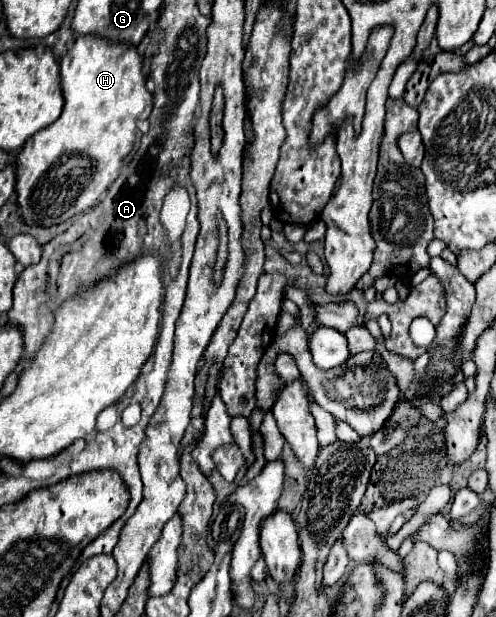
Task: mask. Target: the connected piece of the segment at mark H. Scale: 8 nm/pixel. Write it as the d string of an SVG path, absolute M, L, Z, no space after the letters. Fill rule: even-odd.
M76 38L74 46L68 50L68 54L60 60L60 78L62 78L62 92L64 92L64 110L60 118L36 132L32 138L28 138L26 148L16 156L16 202L22 210L22 220L28 226L54 226L62 224L68 218L82 214L90 206L96 204L96 200L108 190L108 186L118 178L120 168L126 164L128 156L134 150L136 134L138 134L138 122L146 120L152 112L152 94L146 90L146 78L142 74L142 58L136 52L134 46L104 46L104 42L96 42L96 38ZM80 152L90 156L94 160L94 172L90 180L80 186L80 190L72 188L52 188L52 182L44 178L44 174L52 174L52 164L58 162L64 154Z

